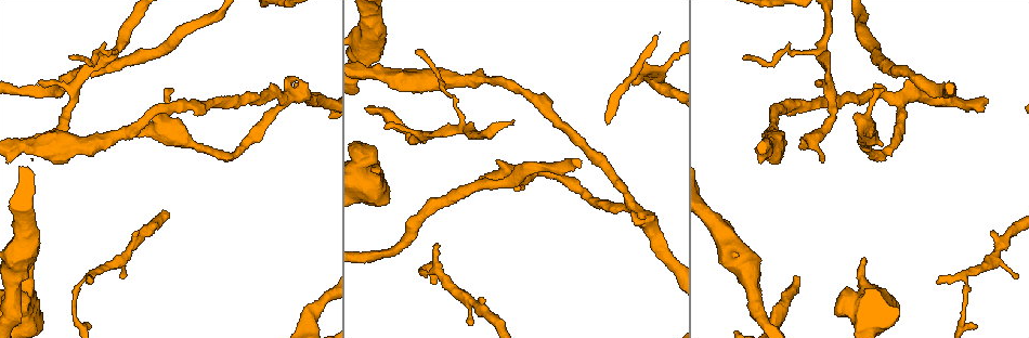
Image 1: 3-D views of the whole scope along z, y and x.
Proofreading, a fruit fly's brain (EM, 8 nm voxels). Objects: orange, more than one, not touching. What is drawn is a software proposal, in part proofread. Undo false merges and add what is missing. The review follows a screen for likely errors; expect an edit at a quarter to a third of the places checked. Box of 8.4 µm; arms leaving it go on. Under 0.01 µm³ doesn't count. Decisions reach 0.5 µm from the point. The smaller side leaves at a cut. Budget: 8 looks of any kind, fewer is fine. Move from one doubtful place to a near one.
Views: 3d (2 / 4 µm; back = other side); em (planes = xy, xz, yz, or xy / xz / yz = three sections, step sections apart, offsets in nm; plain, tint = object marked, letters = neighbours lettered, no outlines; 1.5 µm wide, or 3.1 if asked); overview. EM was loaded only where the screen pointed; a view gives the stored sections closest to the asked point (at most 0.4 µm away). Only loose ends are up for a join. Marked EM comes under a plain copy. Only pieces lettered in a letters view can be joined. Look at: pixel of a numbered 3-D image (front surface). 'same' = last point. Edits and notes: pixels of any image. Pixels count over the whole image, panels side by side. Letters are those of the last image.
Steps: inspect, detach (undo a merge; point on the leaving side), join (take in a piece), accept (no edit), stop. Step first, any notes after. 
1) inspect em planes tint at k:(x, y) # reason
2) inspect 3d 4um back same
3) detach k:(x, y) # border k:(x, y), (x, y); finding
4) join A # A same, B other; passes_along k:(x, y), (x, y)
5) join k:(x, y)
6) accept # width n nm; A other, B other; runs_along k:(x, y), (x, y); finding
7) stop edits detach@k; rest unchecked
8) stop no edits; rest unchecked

inspect 3d 4um at 1:(90, 281) # an open end

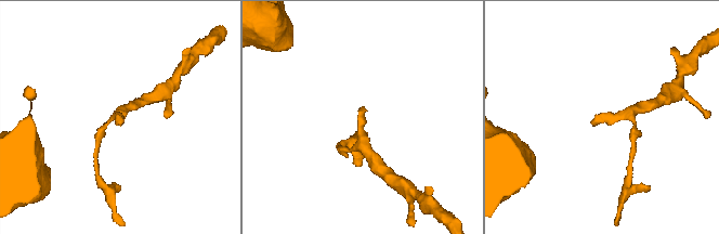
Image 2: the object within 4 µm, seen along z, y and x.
inspect em planes letters at 2:(363, 107)

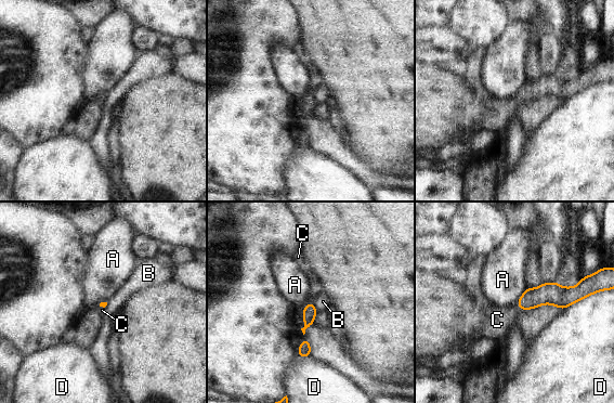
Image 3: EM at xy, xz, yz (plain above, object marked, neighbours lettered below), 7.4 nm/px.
join C # longest_contact D 260 nm; A other, B other, C same, D other; passes_along 3:(310, 311), (311, 302), (316, 287); it goes on there

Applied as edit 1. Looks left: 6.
inspect em planes letters at 1:(802, 136) # branch stops here

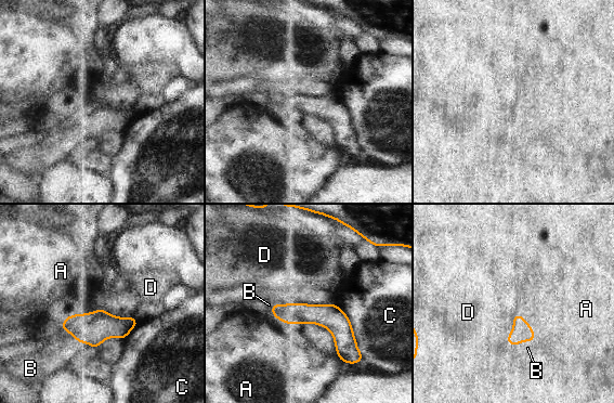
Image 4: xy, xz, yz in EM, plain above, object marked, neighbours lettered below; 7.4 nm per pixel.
join B # A other, B same, C other, D other; passes_along 4:(95, 327), (78, 340), (64, 347); it goes on there

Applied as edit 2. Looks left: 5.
inspect 3d 2um at 1:(374, 170)

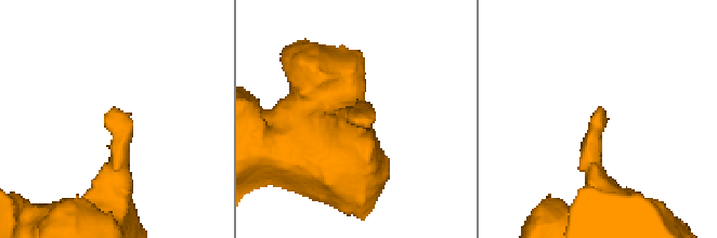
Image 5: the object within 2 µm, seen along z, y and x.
inspect em xy step 4 letters at 5:(600, 106) # need the tissue

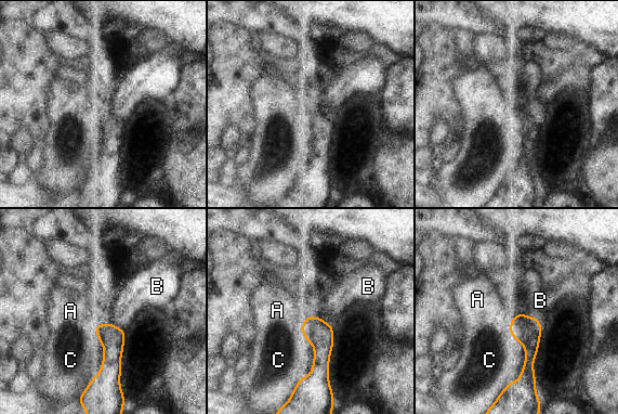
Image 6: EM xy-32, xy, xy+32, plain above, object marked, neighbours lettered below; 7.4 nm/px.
accept # A other, B other, C other; border 6:(94, 324), (113, 323), (125, 331); no lettered piece goes on from it

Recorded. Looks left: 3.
stop edits join@3, join@4; rest unchecked

